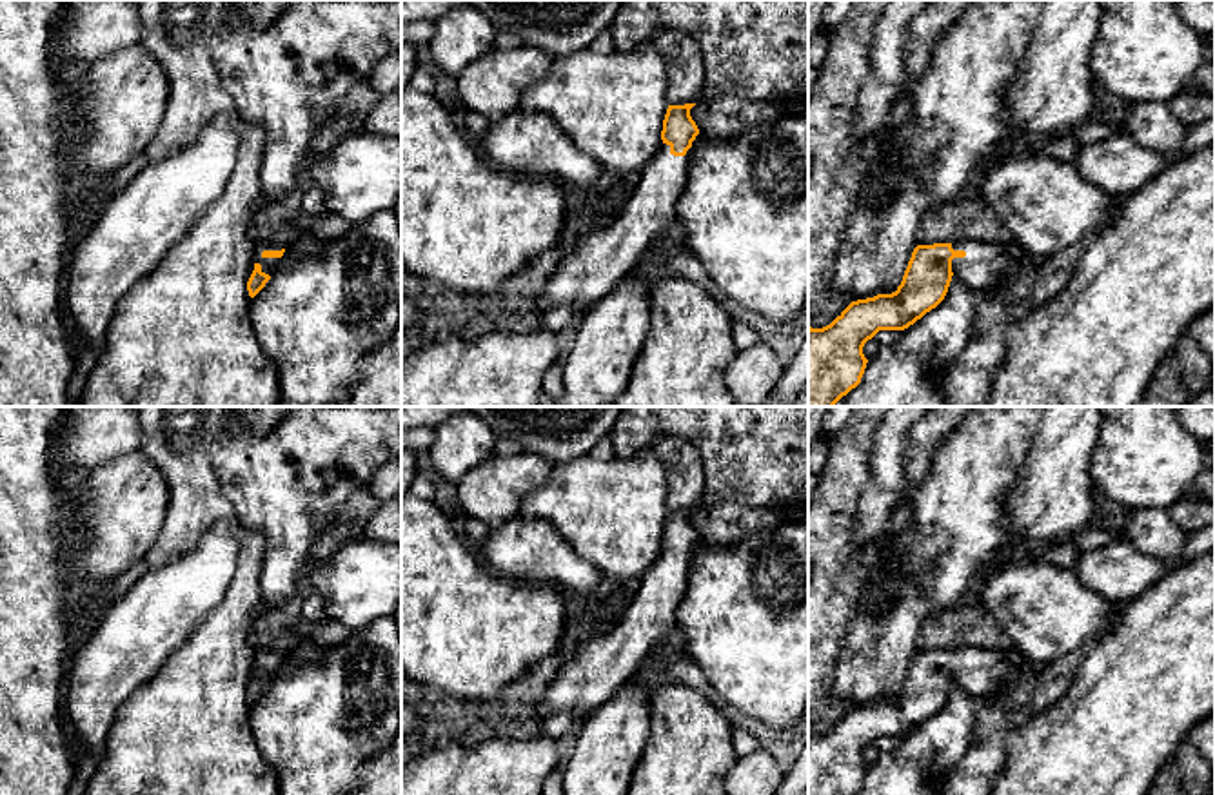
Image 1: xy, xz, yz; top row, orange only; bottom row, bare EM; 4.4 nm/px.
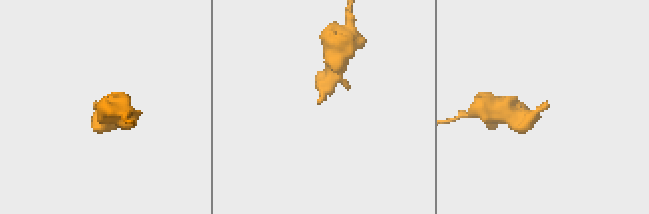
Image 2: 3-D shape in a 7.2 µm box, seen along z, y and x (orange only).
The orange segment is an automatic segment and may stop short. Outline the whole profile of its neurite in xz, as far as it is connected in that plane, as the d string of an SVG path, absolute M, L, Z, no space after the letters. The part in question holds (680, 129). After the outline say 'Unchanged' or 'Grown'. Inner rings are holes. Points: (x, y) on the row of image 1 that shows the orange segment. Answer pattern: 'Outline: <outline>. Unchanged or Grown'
Outline: M696 103L668 105L659 152L639 172L639 183L619 218L585 241L558 265L538 309L594 305L623 281L652 241L677 218L677 200L687 185L690 147L699 129L690 116Z. Grown

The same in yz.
Outline: M961 240L917 245L895 292L852 301L830 325L808 327L808 407L834 407L855 388L868 363L863 354L864 343L879 330L904 330L935 309L944 299L953 276L970 289L990 290L1001 287L1015 270L1015 258L999 243Z. Grown

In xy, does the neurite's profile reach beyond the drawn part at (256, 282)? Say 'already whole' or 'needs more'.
needs more

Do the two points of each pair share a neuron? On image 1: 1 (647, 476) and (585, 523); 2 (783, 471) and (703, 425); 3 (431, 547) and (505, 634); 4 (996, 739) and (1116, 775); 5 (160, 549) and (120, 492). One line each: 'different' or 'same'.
1: same
2: same
3: same
4: different
5: different

